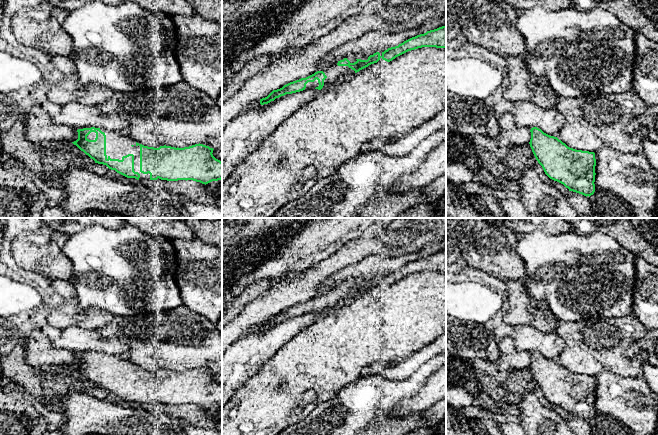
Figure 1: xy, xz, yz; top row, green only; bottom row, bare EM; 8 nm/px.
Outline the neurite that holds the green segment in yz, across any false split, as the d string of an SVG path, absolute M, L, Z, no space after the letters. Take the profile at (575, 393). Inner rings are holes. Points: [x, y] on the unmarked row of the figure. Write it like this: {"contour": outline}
{"contour": "M537 351L531 352L530 356L532 376L550 403L563 408L569 415L586 421L594 418L594 376L570 372L557 361L550 360Z"}

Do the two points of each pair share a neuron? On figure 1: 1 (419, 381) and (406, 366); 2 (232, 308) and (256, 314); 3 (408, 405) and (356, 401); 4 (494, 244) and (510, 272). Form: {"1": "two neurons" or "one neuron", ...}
{"1": "two neurons", "2": "two neurons", "3": "two neurons", "4": "one neuron"}

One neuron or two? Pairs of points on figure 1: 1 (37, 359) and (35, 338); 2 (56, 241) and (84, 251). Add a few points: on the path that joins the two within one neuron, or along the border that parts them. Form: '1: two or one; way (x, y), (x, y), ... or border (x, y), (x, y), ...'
1: one; way (35, 354), (35, 343)
2: two; border (67, 235), (62, 252), (72, 266)

